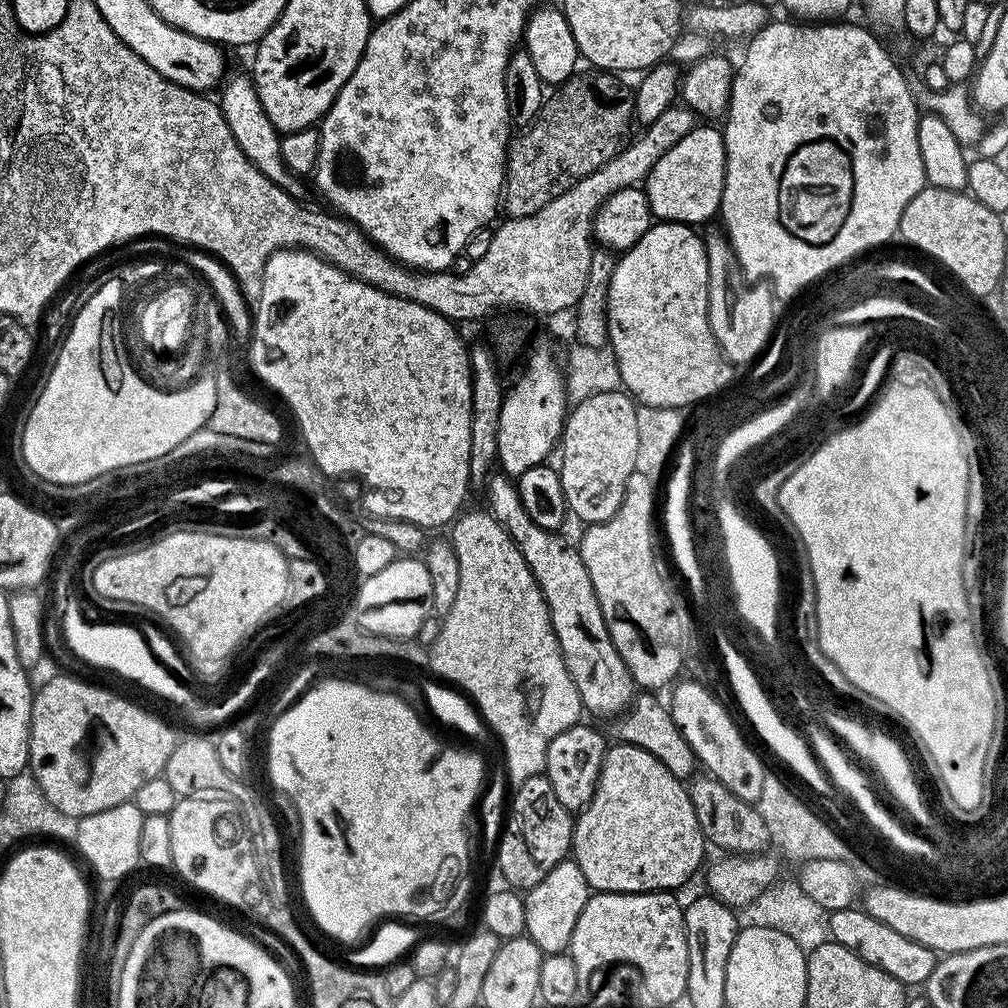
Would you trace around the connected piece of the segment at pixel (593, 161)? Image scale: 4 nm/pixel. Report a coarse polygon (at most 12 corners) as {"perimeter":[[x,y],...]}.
{"perimeter":[[574,74],[508,145],[503,211],[529,216],[614,158],[634,92]]}

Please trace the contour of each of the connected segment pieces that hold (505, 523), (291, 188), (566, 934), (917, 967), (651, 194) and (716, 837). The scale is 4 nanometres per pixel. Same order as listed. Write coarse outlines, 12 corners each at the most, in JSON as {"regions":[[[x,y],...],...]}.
{"regions":[[[489,475],[487,511],[538,582],[581,705],[619,716],[634,681],[579,547]],[[251,75],[223,81],[218,103],[242,154],[286,194],[305,181],[286,166]],[[569,858],[523,893],[524,931],[567,952],[590,889]],[[853,906],[827,913],[831,943],[927,985],[938,954]],[[696,127],[642,185],[657,221],[720,210],[724,134]],[[707,774],[687,781],[698,826],[724,854],[772,843],[756,804]]]}

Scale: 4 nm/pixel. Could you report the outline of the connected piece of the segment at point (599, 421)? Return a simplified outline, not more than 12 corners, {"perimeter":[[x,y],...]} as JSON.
{"perimeter":[[627,391],[583,397],[558,441],[569,513],[622,506],[640,453]]}

